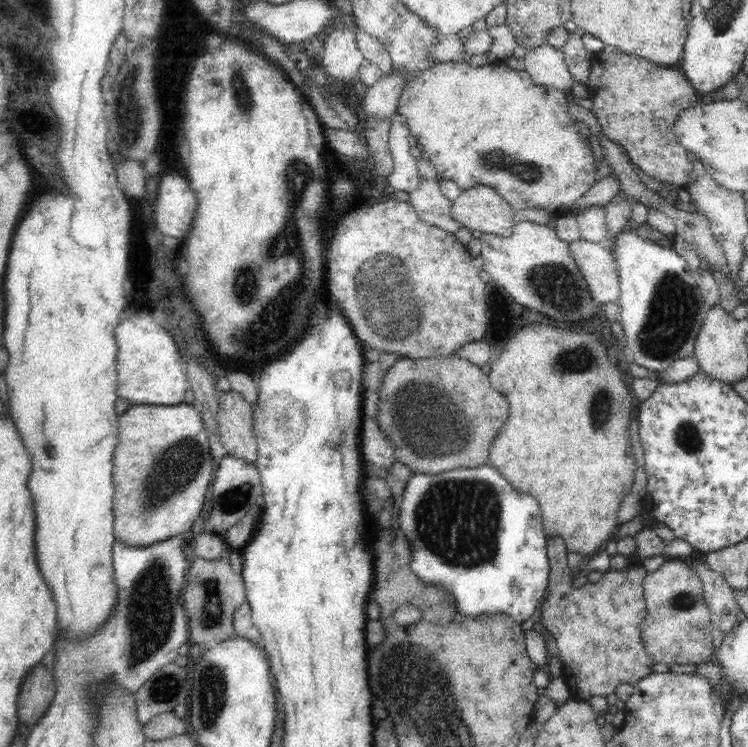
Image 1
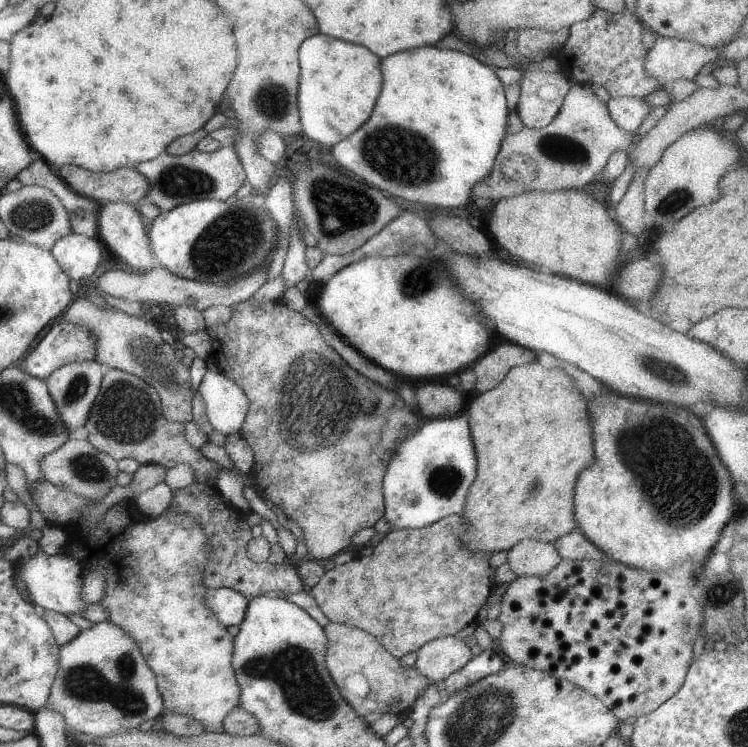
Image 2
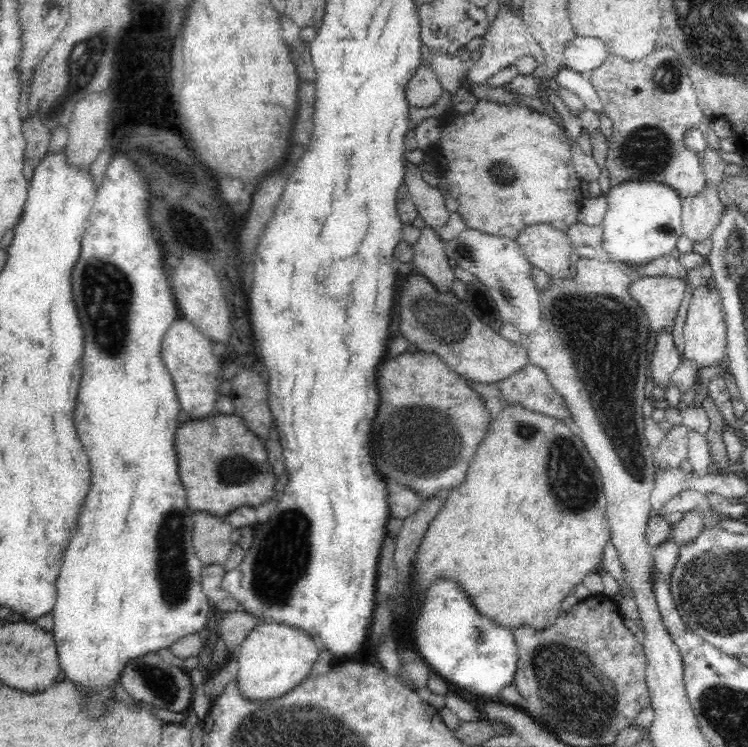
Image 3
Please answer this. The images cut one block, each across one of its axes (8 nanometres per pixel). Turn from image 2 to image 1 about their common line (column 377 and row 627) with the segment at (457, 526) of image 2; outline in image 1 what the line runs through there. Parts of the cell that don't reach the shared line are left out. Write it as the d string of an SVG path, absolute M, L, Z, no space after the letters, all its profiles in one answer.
M633 563L621 570L607 570L597 582L587 582L576 588L576 592L572 594L574 596L572 600L562 600L562 590L558 590L558 586L554 586L552 580L548 582L542 599L540 622L546 634L550 633L556 639L559 658L562 662L562 677L574 700L589 702L592 696L606 698L614 693L618 684L627 682L634 686L641 678L654 672L650 667L656 662L645 652L639 629L639 624L645 615L643 580L647 573L642 565Z

